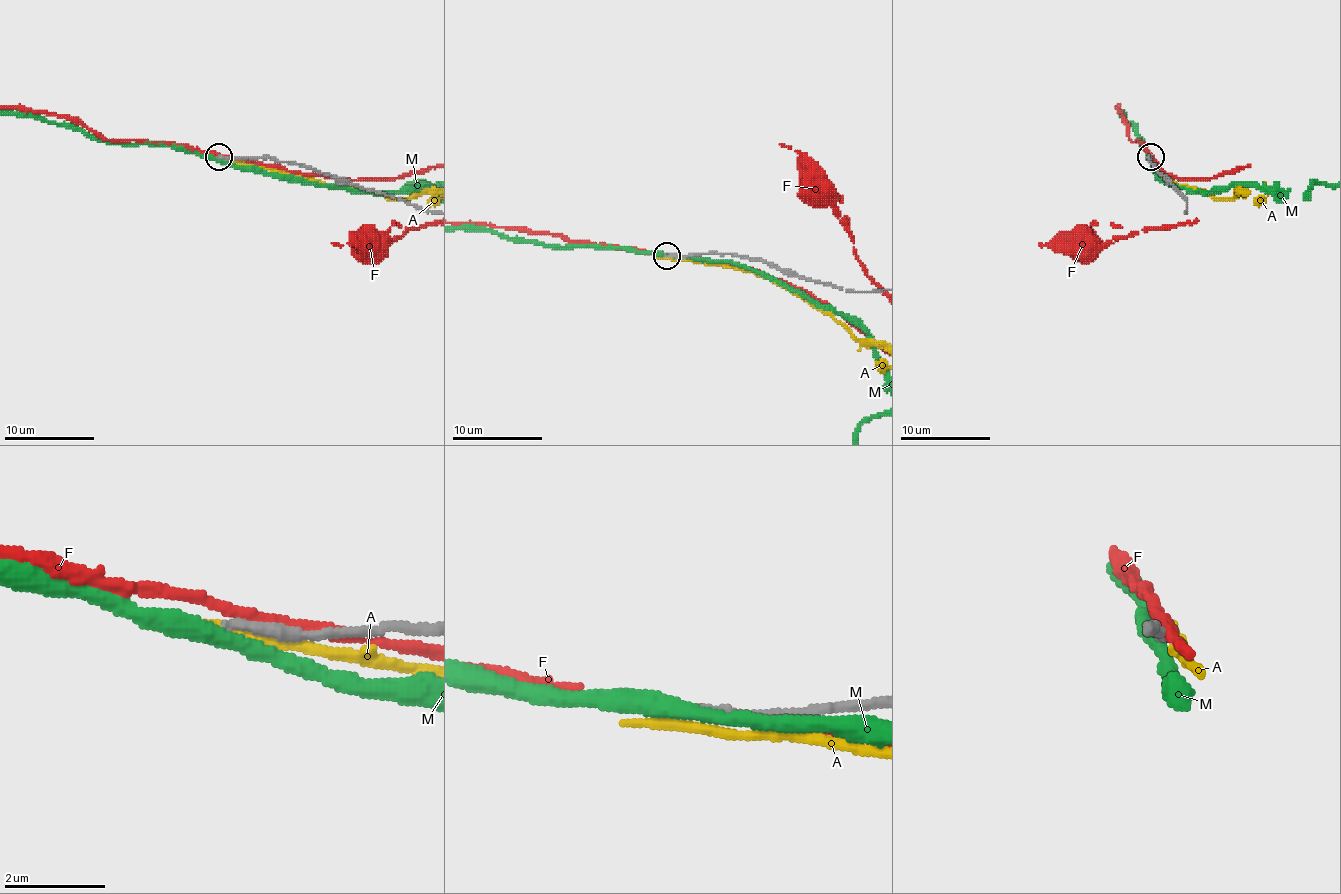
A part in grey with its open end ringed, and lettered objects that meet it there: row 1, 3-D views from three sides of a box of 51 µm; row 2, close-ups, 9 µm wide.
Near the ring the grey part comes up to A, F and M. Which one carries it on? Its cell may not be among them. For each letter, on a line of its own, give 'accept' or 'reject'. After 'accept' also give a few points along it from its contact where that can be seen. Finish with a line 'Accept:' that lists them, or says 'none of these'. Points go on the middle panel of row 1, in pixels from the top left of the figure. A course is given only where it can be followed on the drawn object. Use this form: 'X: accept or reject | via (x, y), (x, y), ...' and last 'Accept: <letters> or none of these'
A: reject
F: reject
M: reject
Accept: none of these

